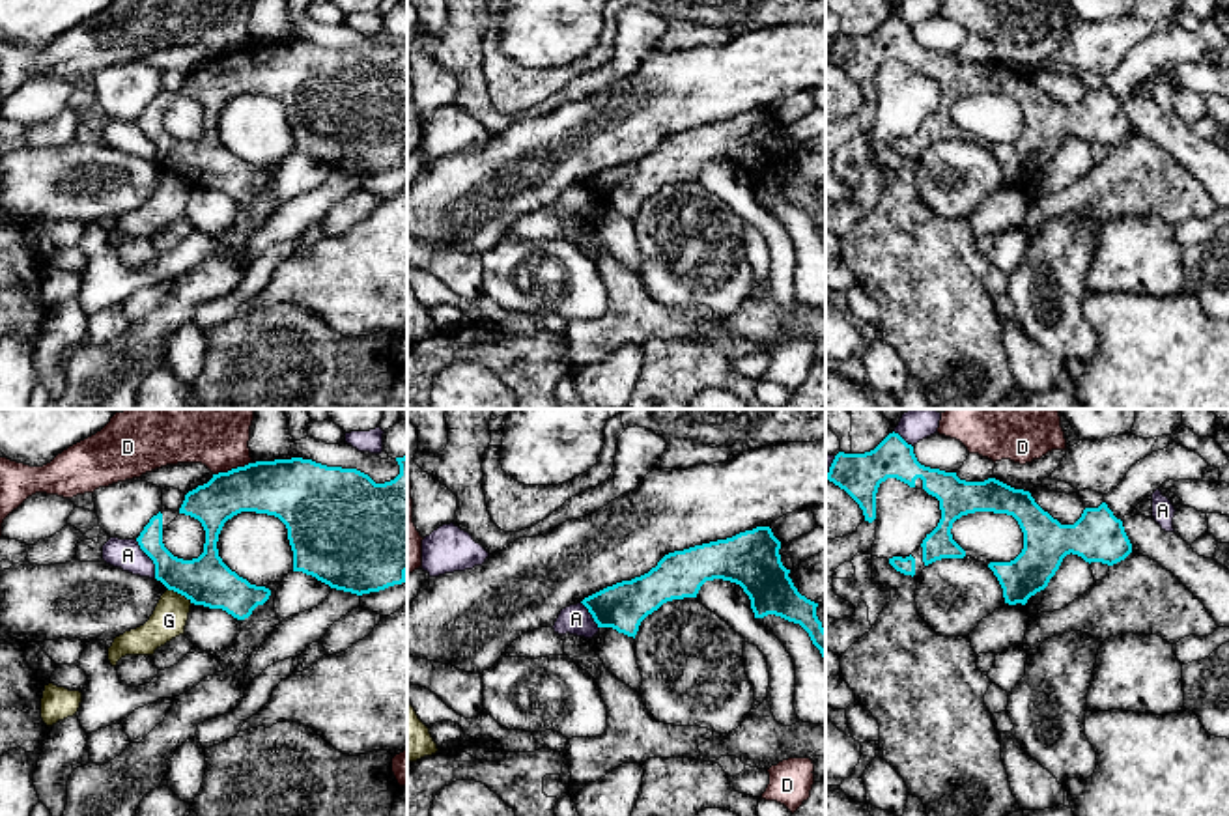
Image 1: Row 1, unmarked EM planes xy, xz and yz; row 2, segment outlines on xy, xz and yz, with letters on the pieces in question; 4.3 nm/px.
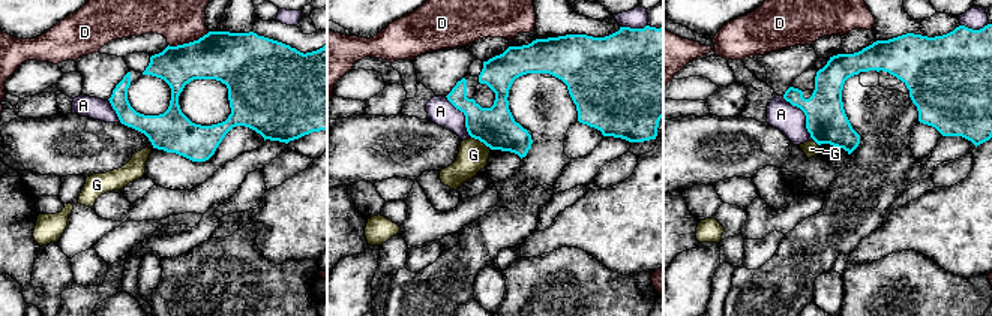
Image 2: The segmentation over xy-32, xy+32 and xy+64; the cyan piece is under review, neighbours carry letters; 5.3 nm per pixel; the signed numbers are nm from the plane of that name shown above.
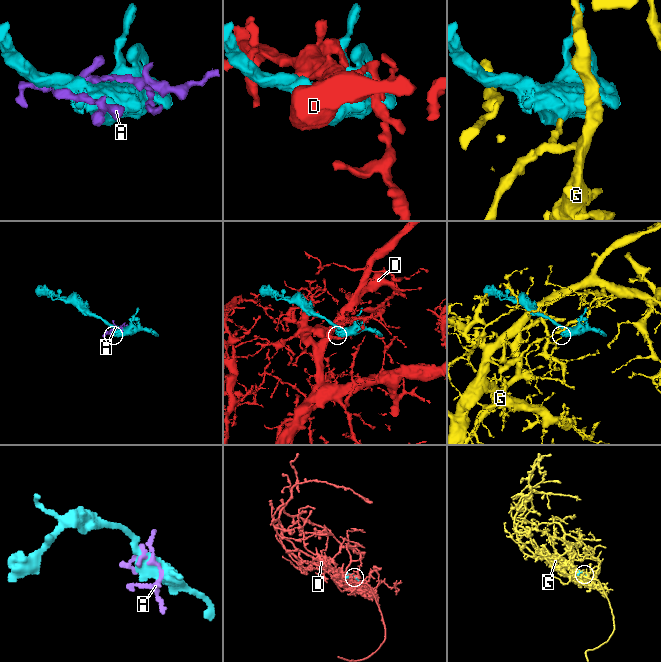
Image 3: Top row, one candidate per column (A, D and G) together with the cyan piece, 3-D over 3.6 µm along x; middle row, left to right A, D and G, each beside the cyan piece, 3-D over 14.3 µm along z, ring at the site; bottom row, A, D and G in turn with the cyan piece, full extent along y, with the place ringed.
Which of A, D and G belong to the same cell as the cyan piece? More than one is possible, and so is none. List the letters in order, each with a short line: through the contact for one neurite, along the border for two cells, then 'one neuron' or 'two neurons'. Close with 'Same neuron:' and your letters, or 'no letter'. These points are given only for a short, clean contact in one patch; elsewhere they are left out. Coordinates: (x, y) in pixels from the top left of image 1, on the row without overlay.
A: two neurons
D: two neurons
G: line xy (169, 170), (191, 185); two neurons
Same neuron: no letter

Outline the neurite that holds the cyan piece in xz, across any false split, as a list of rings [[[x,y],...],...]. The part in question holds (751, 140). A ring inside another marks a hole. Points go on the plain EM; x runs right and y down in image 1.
[[[756,108],[727,121],[669,134],[648,155],[607,168],[585,179],[581,185],[588,190],[598,209],[613,209],[618,215],[635,220],[641,204],[663,185],[697,179],[706,162],[723,161],[743,170],[751,181],[755,200],[775,196],[788,204],[799,205],[826,241],[826,211],[816,198],[818,185],[798,174],[788,159],[790,151],[786,151],[781,144],[779,131],[781,123],[773,118],[771,110]]]

